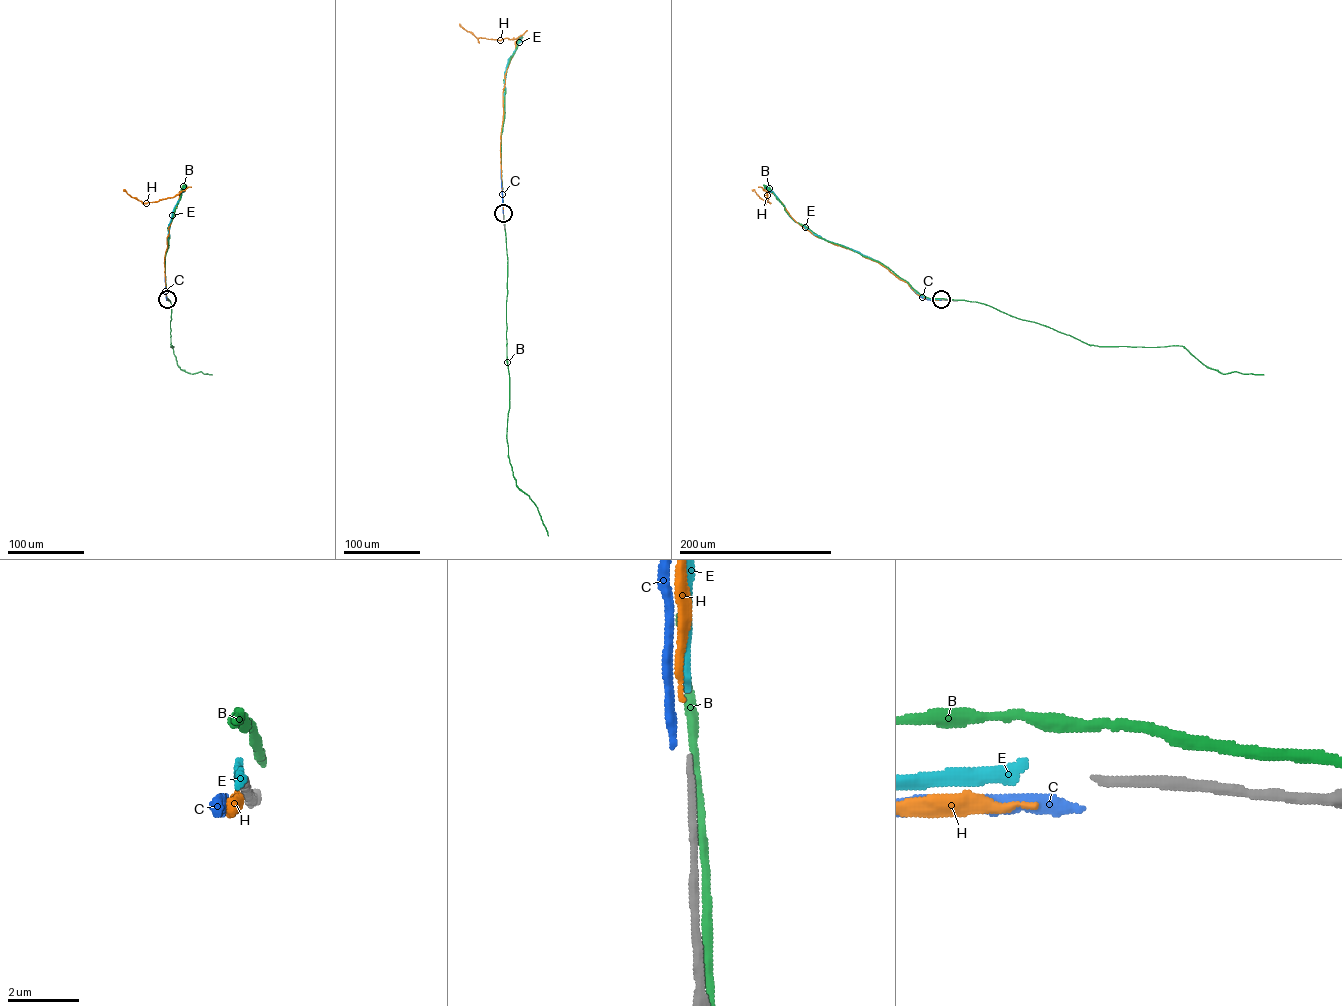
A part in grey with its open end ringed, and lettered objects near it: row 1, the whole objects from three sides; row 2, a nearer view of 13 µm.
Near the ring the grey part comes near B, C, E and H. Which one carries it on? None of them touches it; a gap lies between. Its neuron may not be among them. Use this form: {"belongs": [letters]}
{"belongs": []}

